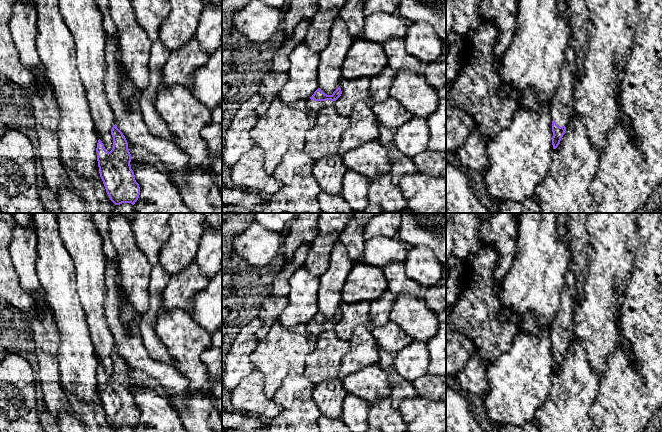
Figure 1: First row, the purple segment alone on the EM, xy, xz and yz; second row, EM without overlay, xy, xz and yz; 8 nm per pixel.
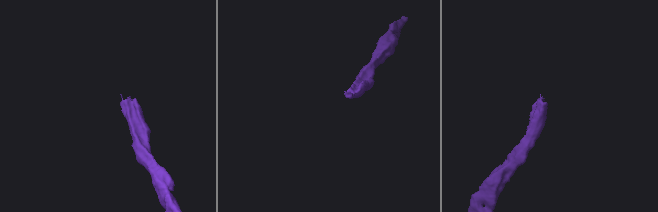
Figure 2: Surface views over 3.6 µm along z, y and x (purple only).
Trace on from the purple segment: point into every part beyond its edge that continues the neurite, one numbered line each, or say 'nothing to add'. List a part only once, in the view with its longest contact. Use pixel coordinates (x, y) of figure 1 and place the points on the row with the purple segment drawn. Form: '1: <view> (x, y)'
1: xz (313, 105)

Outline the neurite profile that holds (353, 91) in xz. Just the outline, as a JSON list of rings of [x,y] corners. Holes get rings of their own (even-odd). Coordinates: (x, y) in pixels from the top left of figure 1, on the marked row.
[[[361,77],[358,80],[342,79],[339,87],[342,94],[333,106],[341,116],[349,117],[354,105],[359,101],[371,102],[369,77]]]

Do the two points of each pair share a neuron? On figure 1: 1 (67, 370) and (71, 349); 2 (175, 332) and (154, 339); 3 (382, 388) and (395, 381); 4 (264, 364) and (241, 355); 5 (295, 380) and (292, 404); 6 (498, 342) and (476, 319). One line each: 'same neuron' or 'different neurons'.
1: same neuron
2: different neurons
3: different neurons
4: different neurons
5: same neuron
6: same neuron

